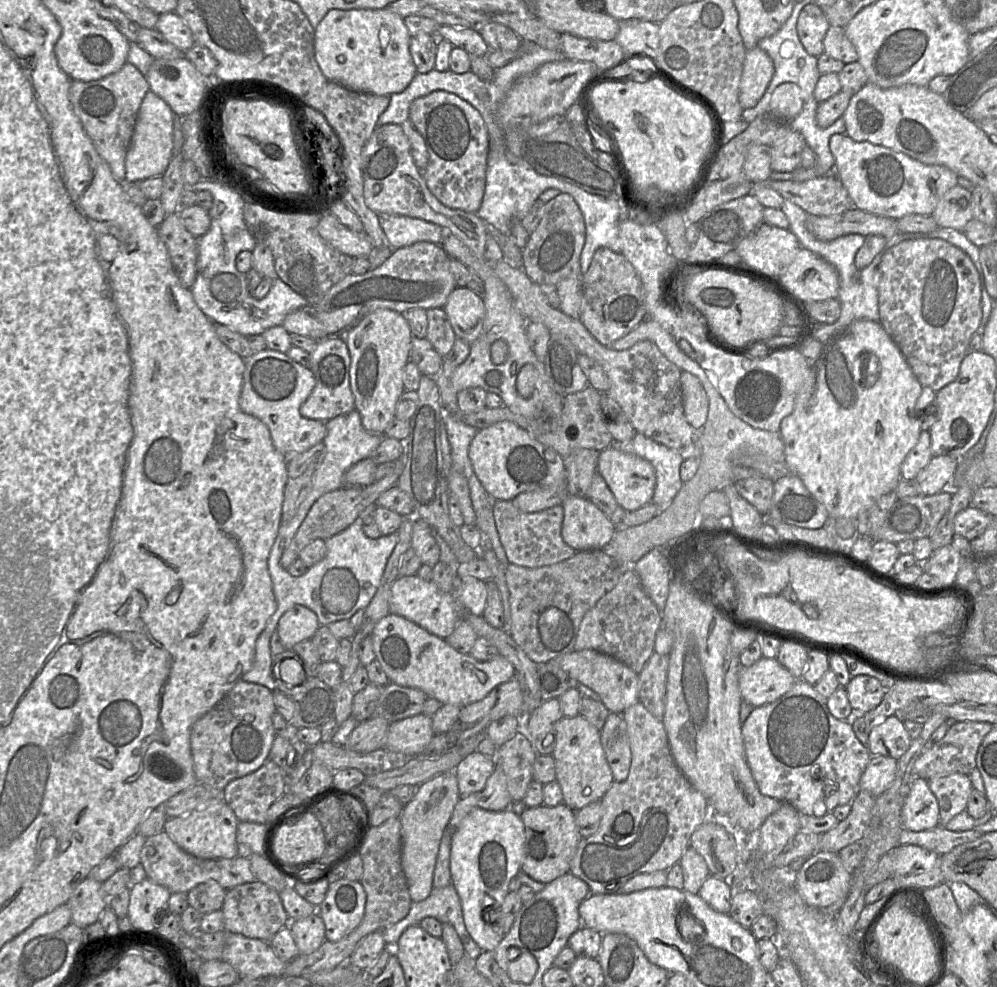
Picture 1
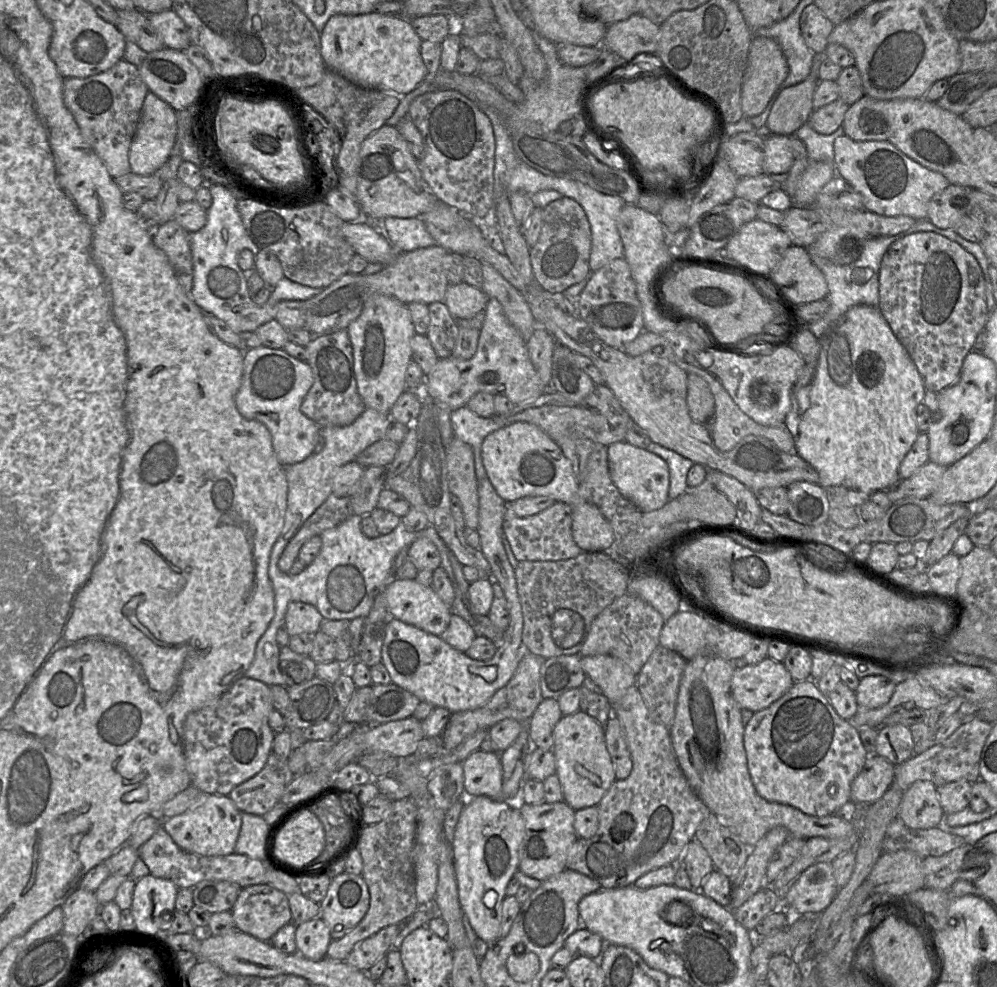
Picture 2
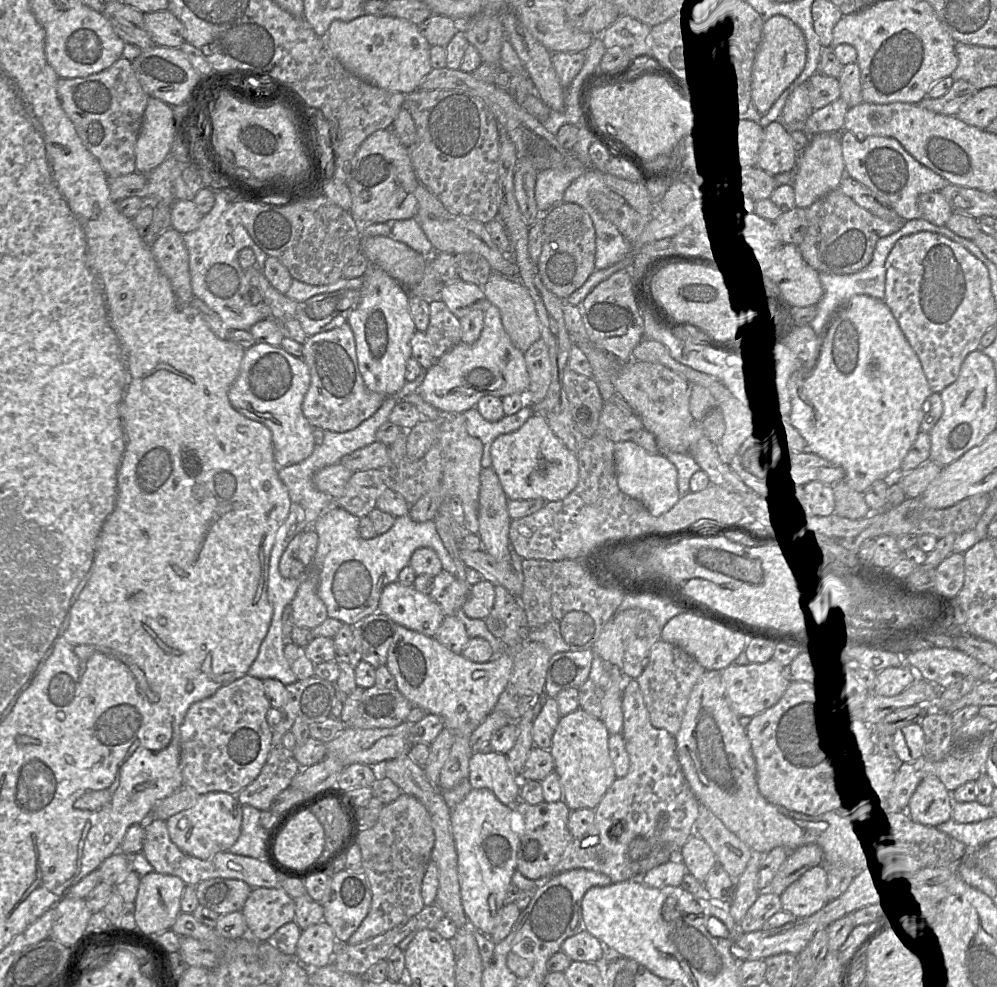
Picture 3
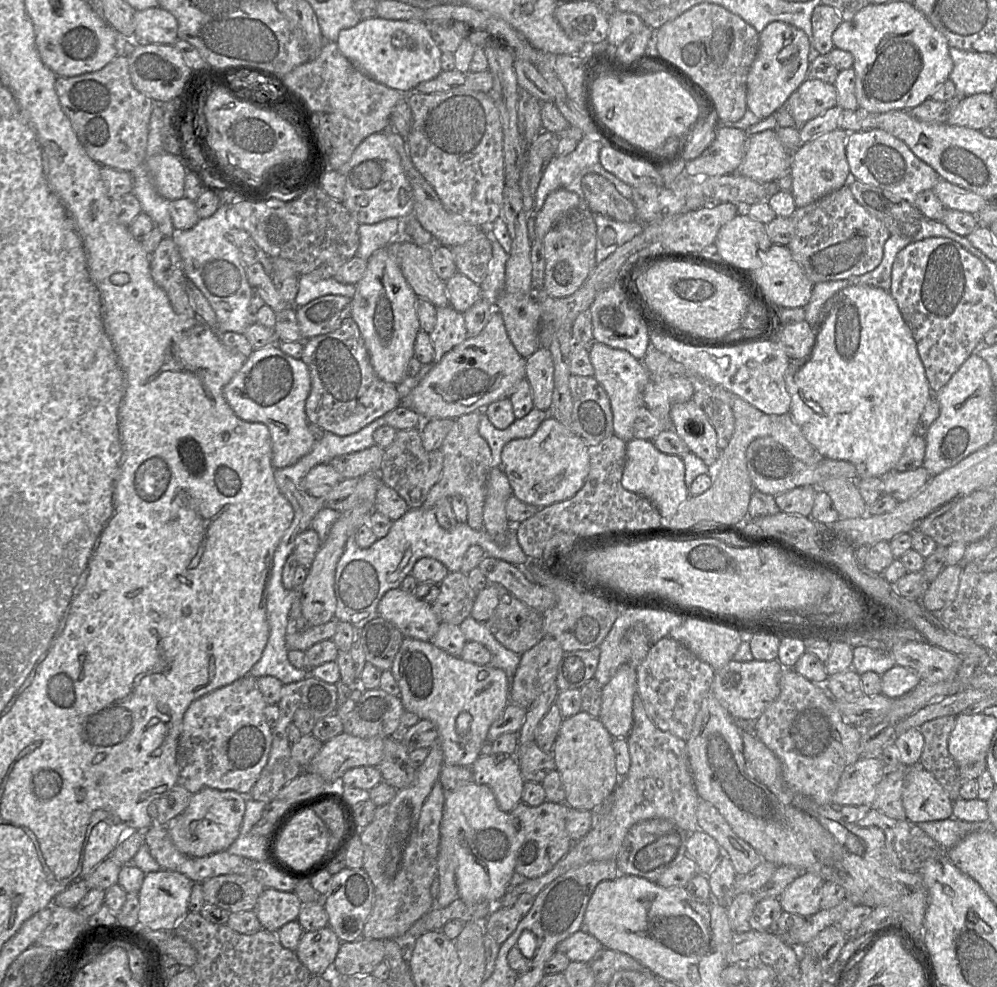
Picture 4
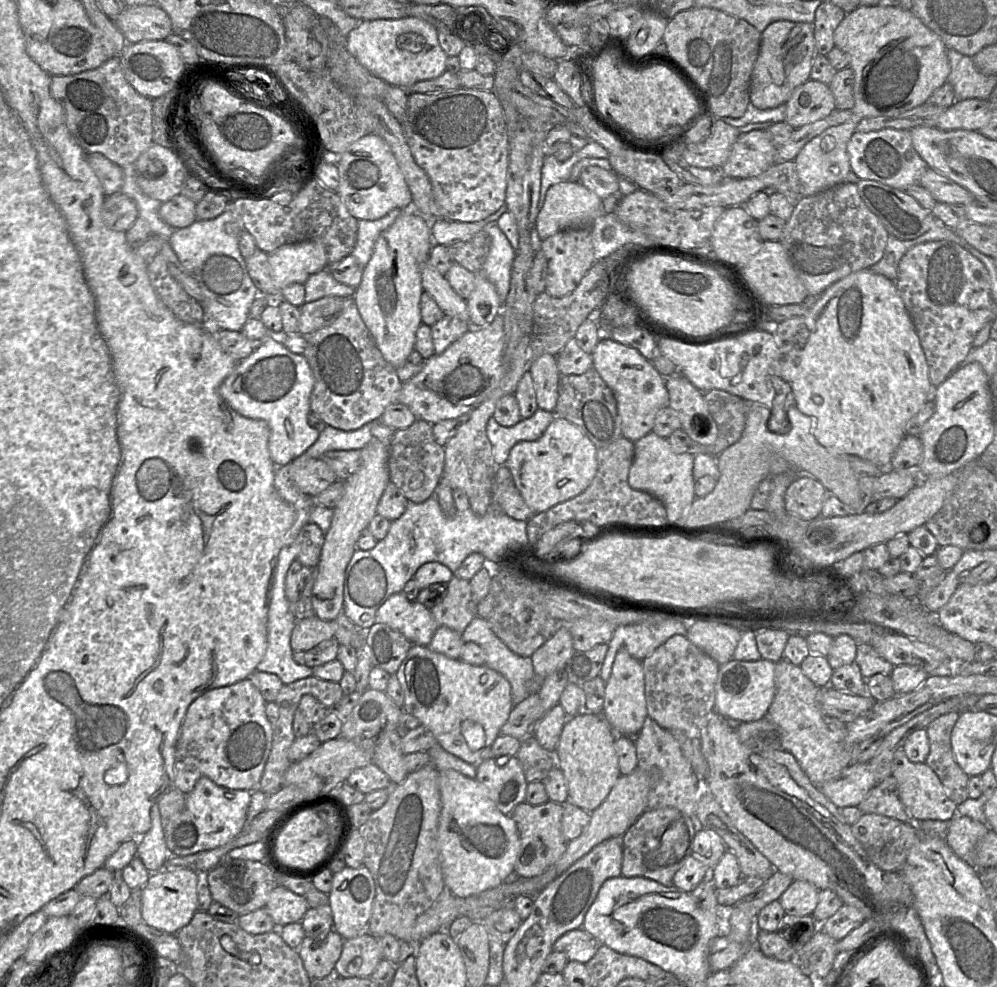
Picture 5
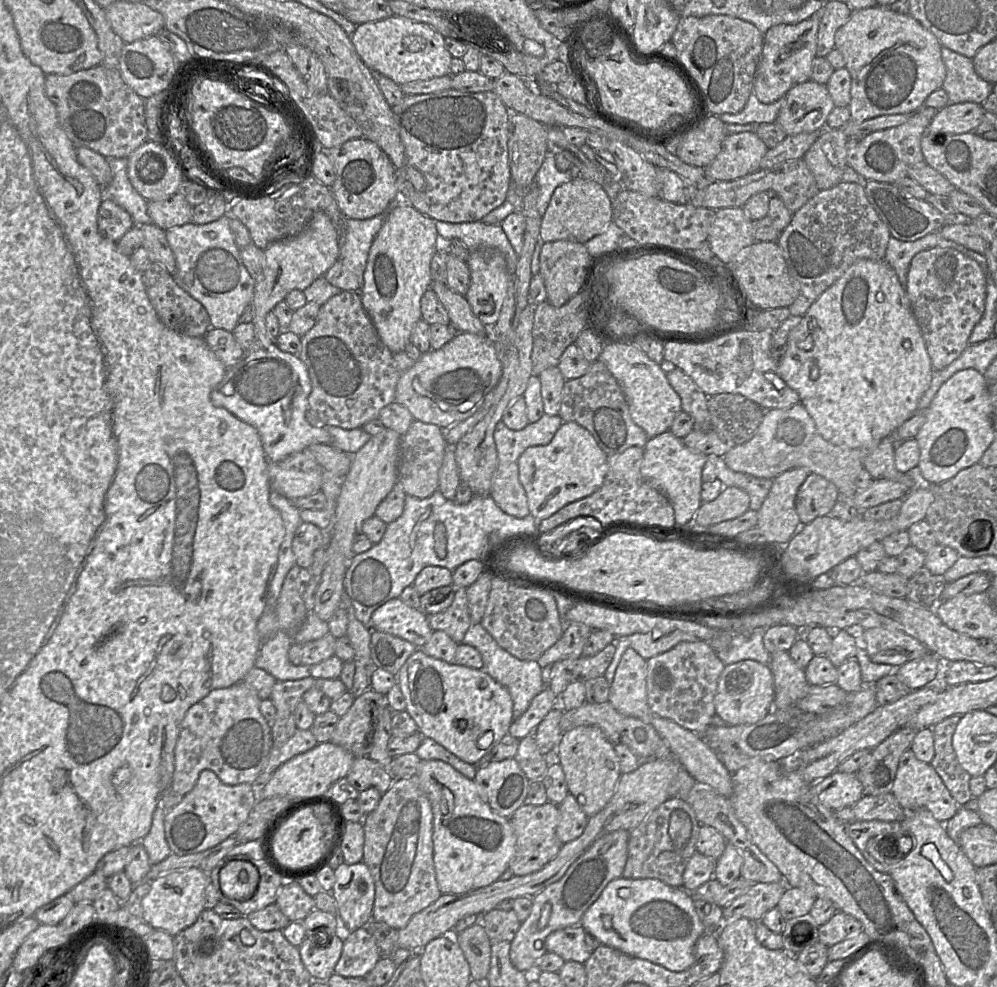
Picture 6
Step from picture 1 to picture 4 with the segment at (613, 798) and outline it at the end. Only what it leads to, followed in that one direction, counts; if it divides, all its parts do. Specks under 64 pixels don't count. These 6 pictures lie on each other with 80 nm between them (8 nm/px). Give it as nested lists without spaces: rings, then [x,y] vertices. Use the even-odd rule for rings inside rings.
[[[638,692],[633,697],[633,726],[626,738],[630,768],[609,797],[594,811],[594,823],[588,833],[573,842],[567,854],[544,875],[510,886],[519,894],[536,896],[567,871],[593,861],[617,860],[629,829],[638,822],[660,818],[692,833],[697,830],[697,808],[700,798],[692,776],[686,741],[655,726],[648,716]]]

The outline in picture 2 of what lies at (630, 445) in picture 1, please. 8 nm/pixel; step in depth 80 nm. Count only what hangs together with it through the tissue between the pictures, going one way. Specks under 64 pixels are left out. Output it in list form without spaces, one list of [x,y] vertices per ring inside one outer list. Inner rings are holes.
[[[651,442],[647,448],[647,451],[662,458],[669,468],[669,500],[676,499],[680,495],[684,494],[687,489],[687,474],[689,469],[694,463],[677,454],[676,452],[669,450]]]

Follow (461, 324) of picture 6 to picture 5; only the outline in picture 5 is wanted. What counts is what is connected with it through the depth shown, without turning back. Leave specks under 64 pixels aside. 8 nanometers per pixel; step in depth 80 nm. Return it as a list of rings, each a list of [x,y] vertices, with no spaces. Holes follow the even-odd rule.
[[[428,260],[421,270],[421,282],[424,292],[435,300],[445,315],[469,321],[467,301],[461,298]]]

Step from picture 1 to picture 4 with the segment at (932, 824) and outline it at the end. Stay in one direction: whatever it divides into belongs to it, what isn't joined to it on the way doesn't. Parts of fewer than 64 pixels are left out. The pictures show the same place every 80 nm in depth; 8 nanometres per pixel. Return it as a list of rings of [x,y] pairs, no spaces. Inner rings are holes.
[[[919,762],[906,766],[902,802],[906,819],[915,824],[953,816],[953,800]]]

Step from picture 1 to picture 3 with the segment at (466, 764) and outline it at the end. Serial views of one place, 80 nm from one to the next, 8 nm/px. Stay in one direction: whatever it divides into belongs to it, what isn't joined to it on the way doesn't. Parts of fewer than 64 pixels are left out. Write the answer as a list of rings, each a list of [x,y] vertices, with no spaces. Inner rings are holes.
[[[474,751],[469,761],[468,780],[472,789],[486,788],[505,805],[520,800],[521,780],[511,769],[506,754]]]

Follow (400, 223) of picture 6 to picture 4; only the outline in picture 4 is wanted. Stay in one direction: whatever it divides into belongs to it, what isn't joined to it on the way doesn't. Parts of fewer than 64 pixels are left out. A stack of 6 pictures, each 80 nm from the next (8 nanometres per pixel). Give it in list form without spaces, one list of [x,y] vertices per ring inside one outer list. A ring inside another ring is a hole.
[[[387,246],[372,254],[365,273],[355,286],[350,317],[359,328],[376,374],[386,382],[398,384],[406,377],[408,362],[414,356],[416,335],[420,331],[415,308],[417,296]]]

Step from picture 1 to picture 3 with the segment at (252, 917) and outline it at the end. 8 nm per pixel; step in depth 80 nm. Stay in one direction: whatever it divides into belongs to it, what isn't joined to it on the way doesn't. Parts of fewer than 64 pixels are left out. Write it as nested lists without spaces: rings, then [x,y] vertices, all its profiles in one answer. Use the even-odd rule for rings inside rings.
[[[252,888],[242,909],[249,935],[272,940],[274,933],[295,918],[295,901],[281,888]]]

